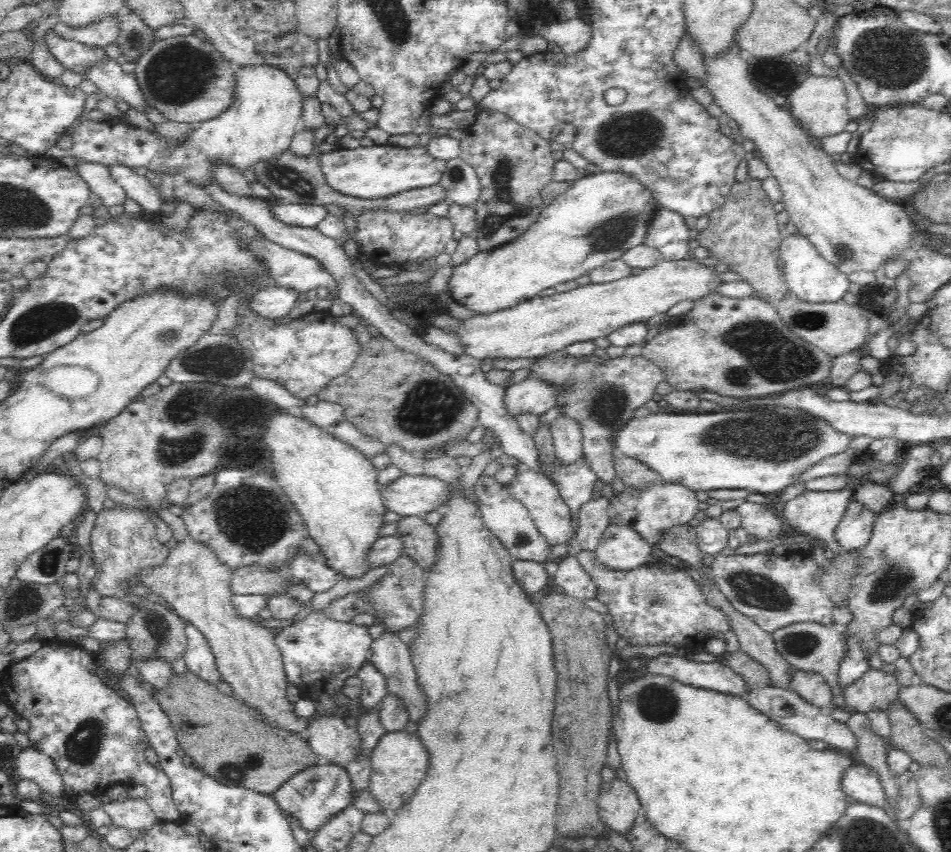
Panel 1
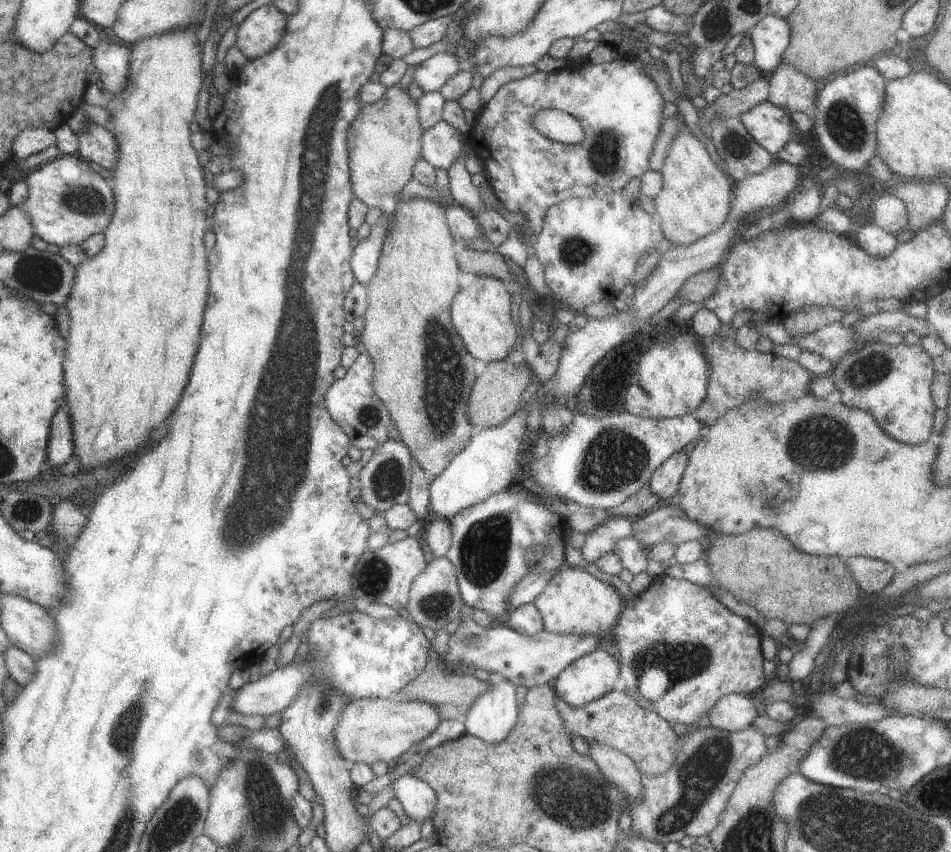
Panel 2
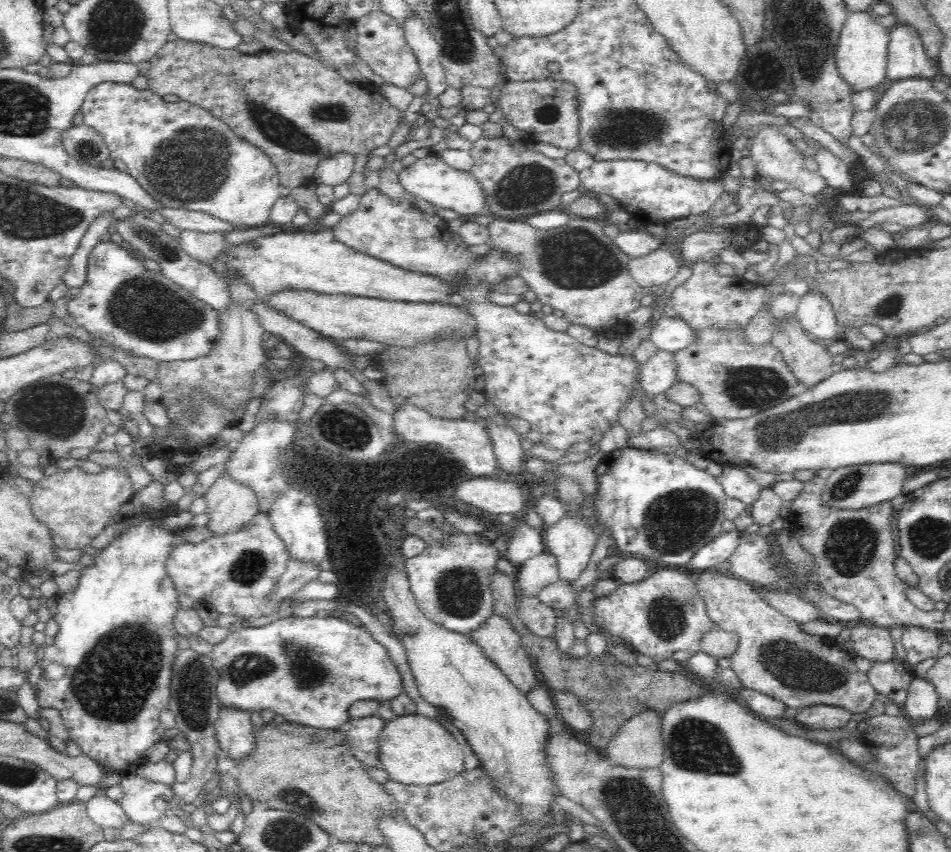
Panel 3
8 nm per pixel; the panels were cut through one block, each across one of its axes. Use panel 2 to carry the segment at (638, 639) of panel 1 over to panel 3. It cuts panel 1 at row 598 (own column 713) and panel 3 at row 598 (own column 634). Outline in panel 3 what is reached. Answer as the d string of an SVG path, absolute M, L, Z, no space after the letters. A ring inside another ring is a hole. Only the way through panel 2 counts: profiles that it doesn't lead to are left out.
M662 568L640 582L621 583L611 594L597 598L591 605L593 614L604 620L603 626L614 637L620 636L630 644L630 648L634 649L635 653L640 652L640 654L650 656L654 663L668 660L676 652L698 648L702 638L713 627L716 627L714 621L708 616L706 605L696 588L696 574L692 574L690 571L684 574L684 572L676 572L676 570L680 569Z

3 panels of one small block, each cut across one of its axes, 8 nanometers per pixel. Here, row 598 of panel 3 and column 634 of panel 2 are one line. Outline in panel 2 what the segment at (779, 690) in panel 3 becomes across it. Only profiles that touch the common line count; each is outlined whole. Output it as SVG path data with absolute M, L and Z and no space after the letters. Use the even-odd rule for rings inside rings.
M614 689L608 694L589 702L587 705L575 709L568 706L564 701L557 699L555 707L563 718L564 728L570 733L571 738L573 735L576 735L580 736L580 738L584 738L588 743L608 745L619 750L634 761L640 773L661 775L674 764L676 755L679 753L681 747L679 736L682 735L678 735L671 727L671 723L660 718L655 712L642 708L639 704L636 704L625 691Z

